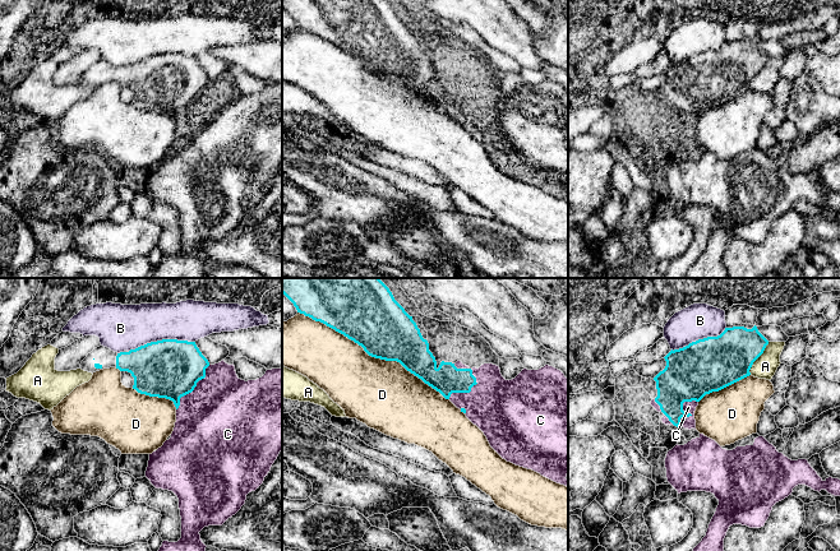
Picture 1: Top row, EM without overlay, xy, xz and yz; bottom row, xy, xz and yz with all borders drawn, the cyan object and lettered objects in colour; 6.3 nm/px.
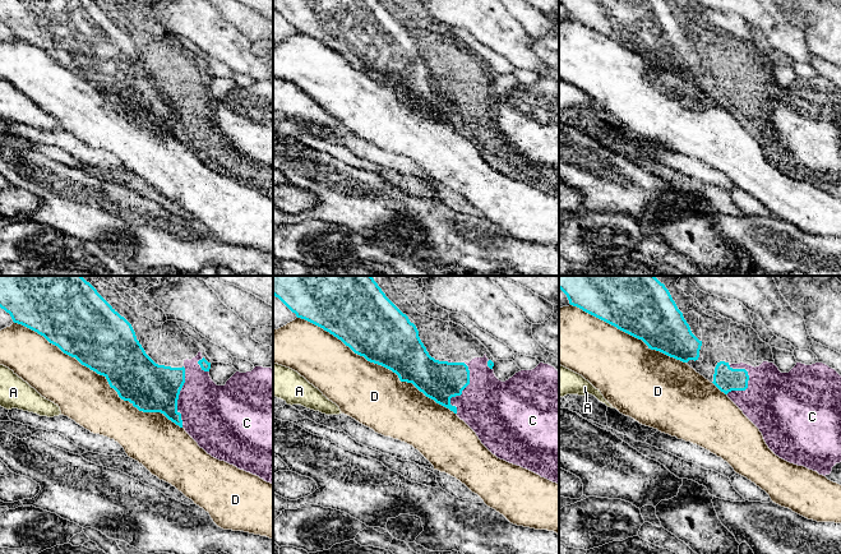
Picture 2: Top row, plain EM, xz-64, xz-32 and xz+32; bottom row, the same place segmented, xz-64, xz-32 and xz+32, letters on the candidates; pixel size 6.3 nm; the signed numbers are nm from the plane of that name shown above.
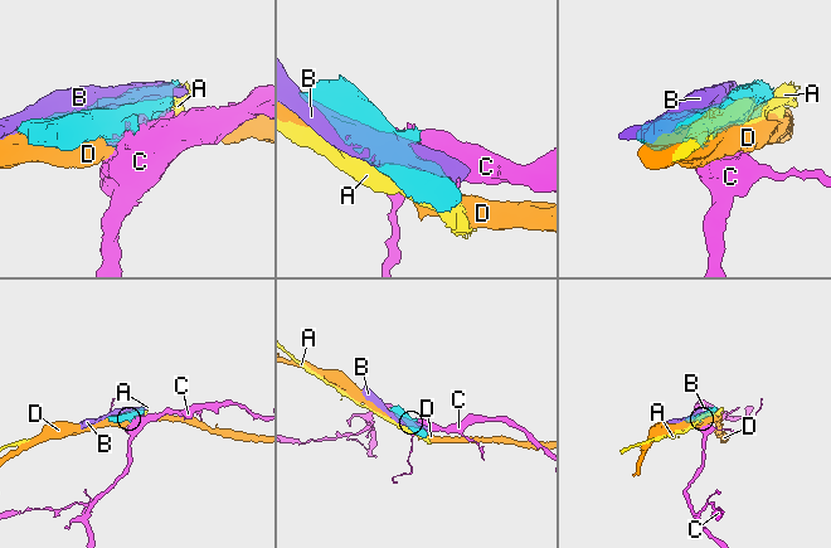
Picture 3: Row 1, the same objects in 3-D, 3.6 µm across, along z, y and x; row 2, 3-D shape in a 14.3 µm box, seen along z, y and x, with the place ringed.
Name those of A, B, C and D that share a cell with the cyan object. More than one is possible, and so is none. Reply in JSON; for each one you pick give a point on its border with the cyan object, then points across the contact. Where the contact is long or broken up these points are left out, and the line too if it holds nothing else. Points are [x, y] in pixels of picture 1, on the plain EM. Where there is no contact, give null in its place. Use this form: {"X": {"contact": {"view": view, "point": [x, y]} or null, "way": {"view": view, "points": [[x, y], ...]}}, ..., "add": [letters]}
{"add": []}

